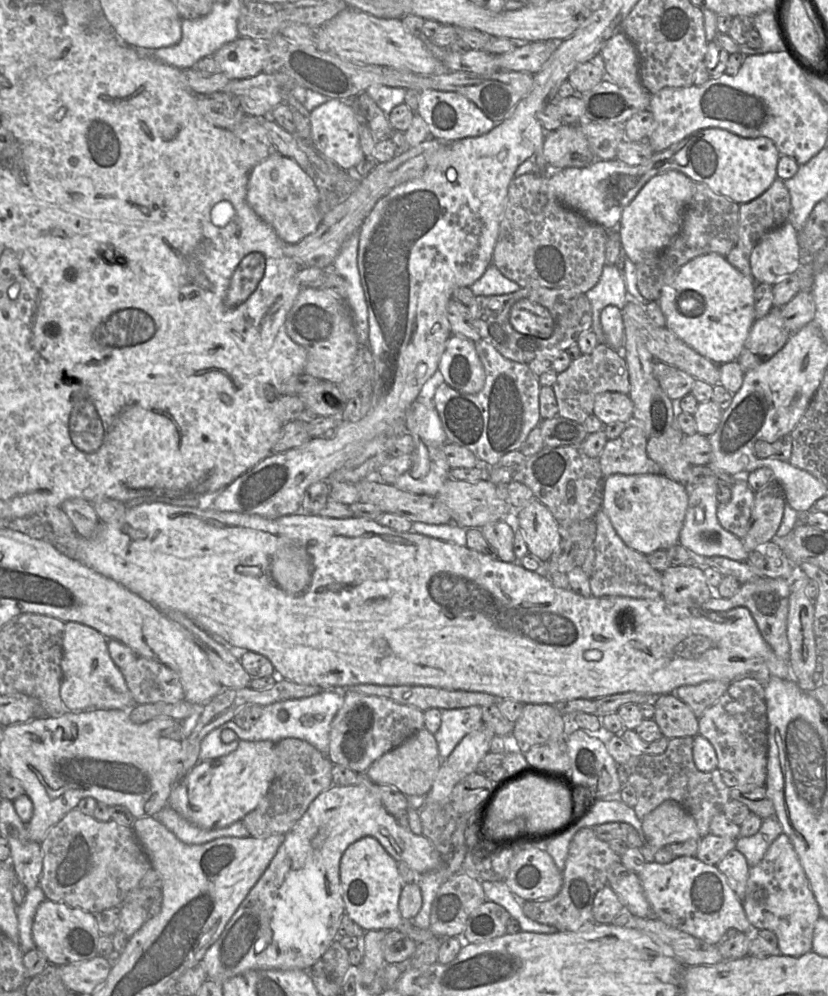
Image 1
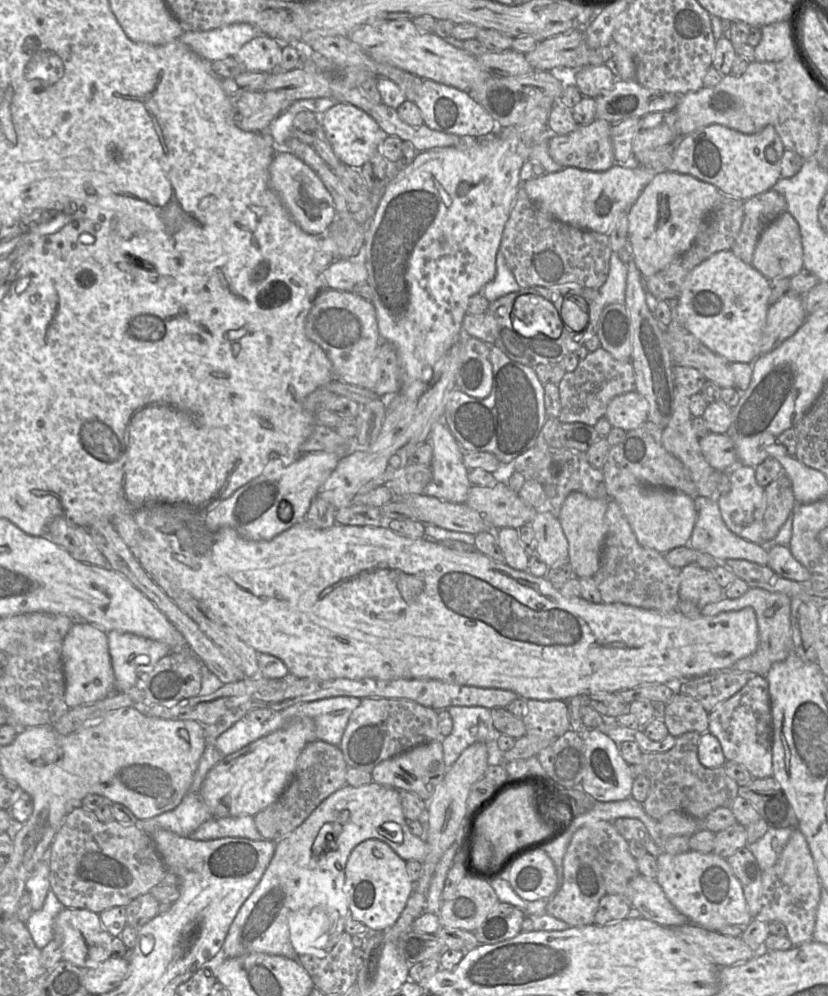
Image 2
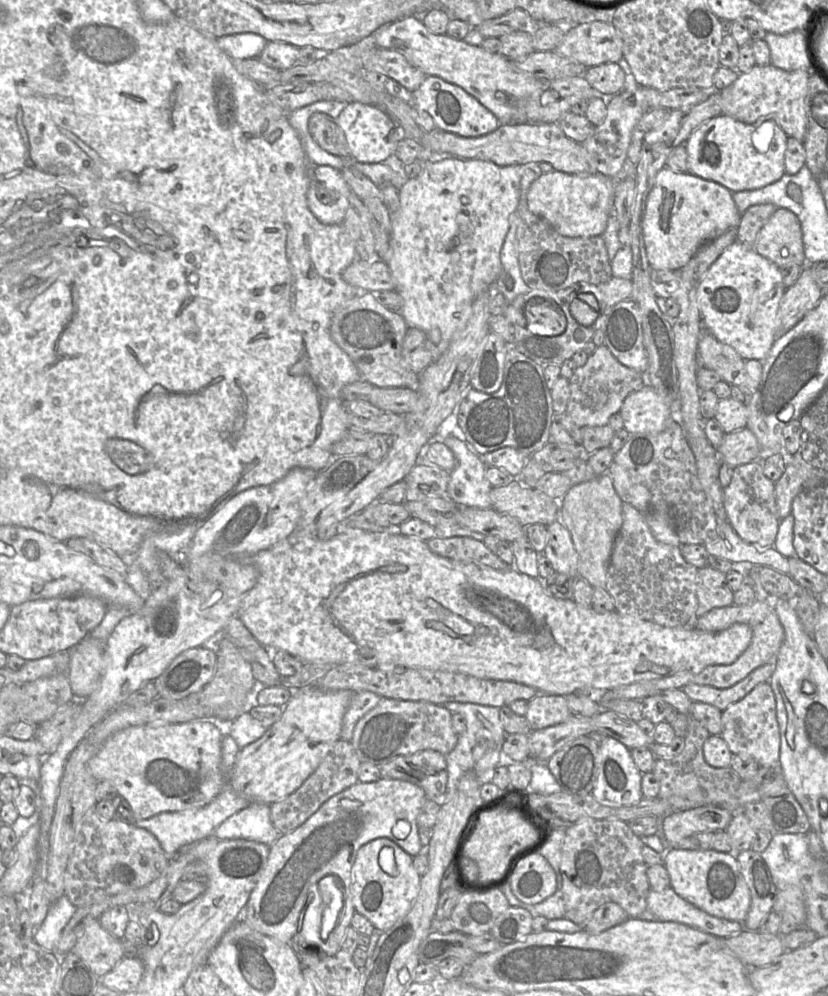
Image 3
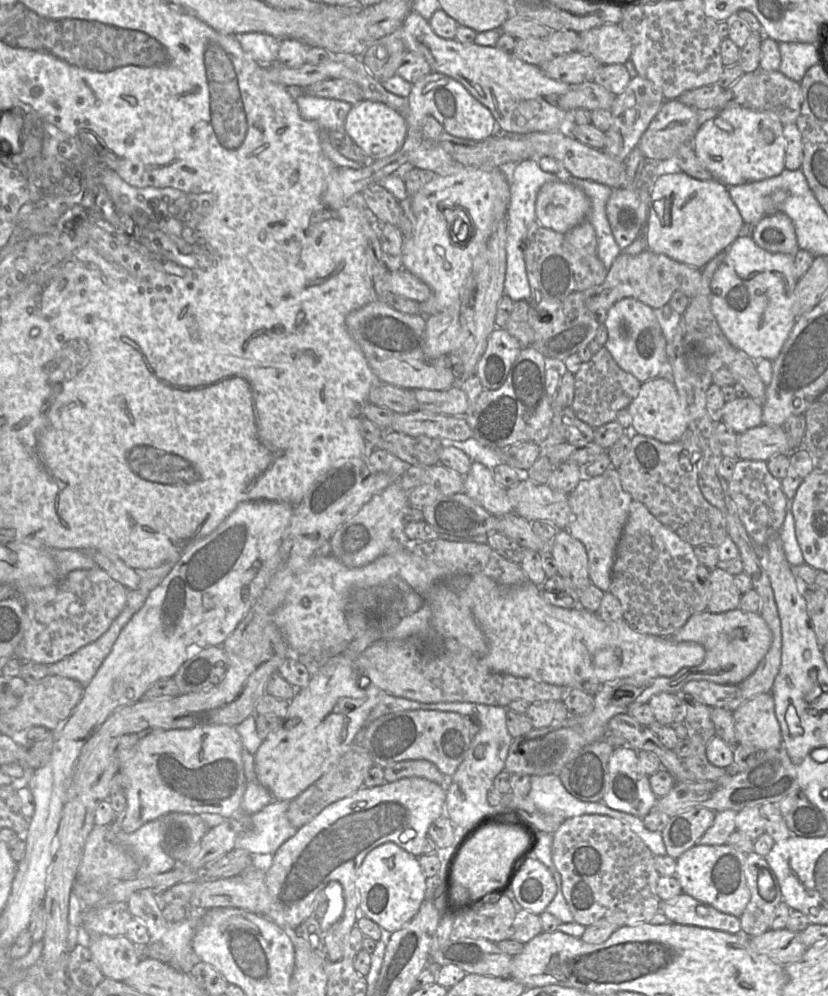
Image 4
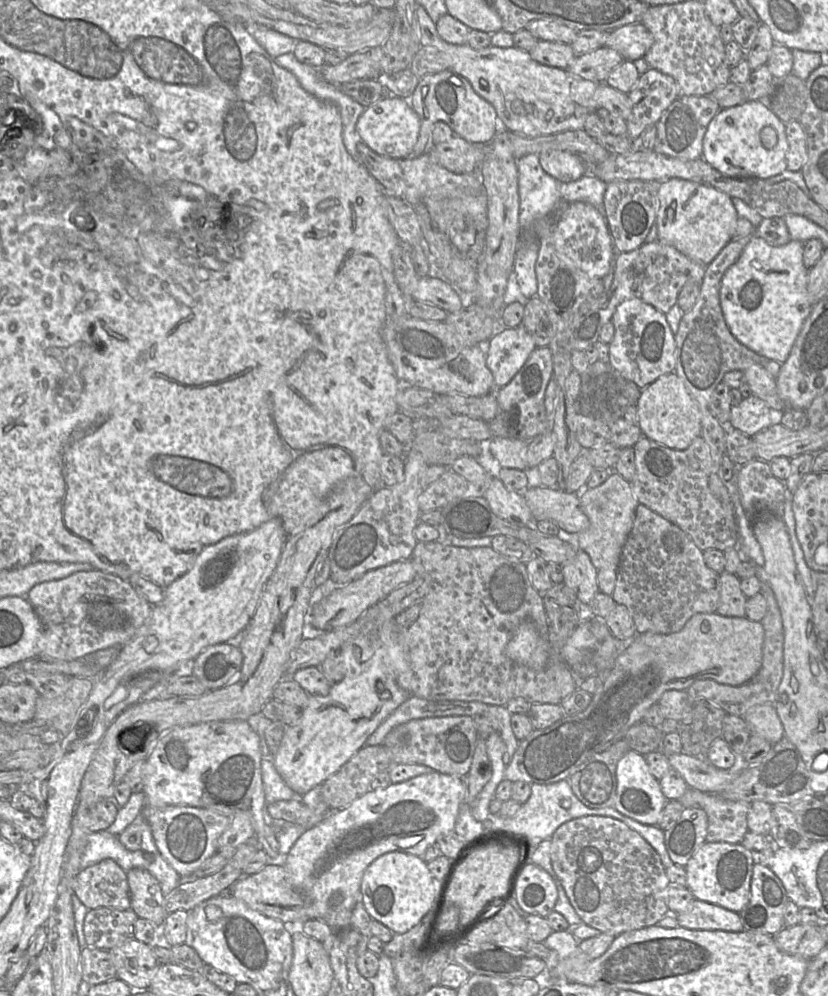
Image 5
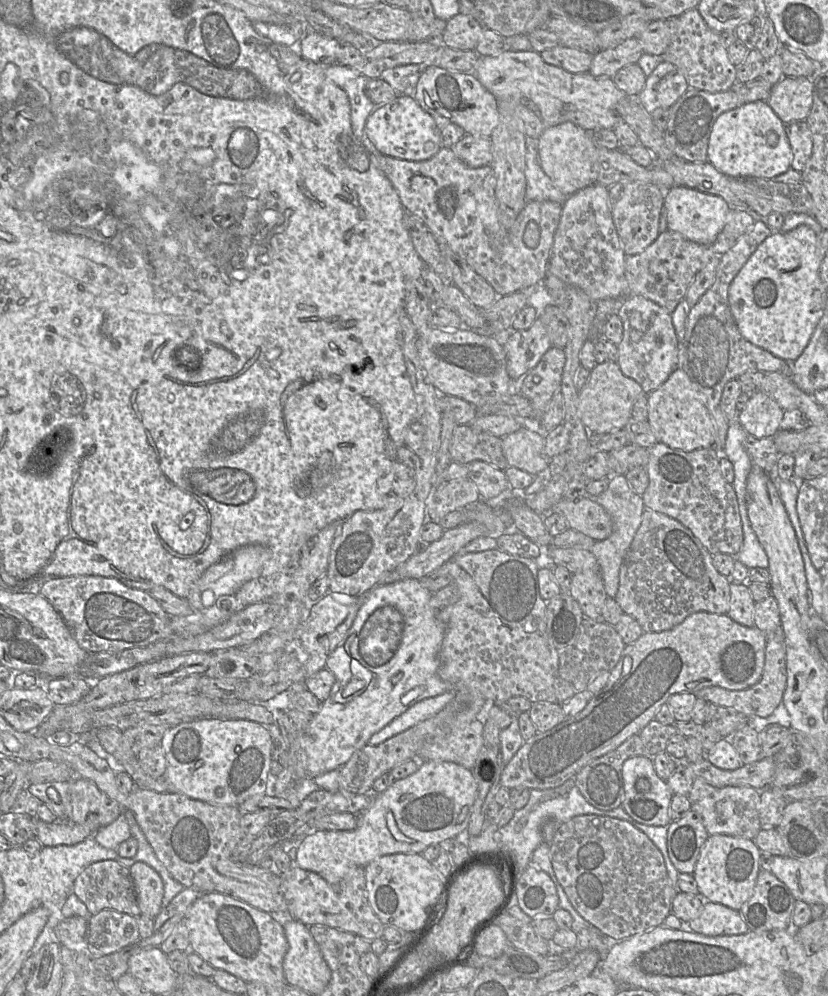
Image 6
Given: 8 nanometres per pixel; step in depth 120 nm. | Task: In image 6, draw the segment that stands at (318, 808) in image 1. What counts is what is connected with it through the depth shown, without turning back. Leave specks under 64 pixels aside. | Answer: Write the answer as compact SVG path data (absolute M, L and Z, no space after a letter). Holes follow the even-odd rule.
M419 761L417 771L404 779L395 780L374 803L359 816L356 829L351 831L316 830L307 835L297 849L296 864L315 872L331 884L339 883L352 869L366 867L384 855L422 853L428 846L455 838L467 829L472 806L477 797L477 783L470 769L450 761Z

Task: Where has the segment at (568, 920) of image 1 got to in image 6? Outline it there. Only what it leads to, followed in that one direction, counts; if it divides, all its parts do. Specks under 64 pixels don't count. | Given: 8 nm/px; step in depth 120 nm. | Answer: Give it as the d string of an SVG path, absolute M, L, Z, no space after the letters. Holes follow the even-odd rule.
M575 816L559 825L550 843L554 873L575 910L608 939L621 941L663 925L677 893L657 846L627 821Z

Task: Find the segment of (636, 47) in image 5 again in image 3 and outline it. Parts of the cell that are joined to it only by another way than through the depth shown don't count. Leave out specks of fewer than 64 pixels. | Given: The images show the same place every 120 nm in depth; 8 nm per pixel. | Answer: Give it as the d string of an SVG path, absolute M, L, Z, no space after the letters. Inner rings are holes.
M592 21L567 26L554 52L592 68L618 63L623 58L623 41L611 22Z

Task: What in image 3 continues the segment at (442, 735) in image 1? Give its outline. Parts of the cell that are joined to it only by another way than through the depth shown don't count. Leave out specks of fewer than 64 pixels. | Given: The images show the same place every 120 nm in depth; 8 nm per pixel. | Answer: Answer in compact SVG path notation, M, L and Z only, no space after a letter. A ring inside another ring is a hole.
M450 702L438 705L451 713L460 714L466 721L466 730L458 736L455 748L445 756L447 764L446 802L451 799L458 788L460 779L467 772L474 772L479 784L489 782L489 776L498 767L500 753L506 738L506 733L499 719L498 707L474 703Z

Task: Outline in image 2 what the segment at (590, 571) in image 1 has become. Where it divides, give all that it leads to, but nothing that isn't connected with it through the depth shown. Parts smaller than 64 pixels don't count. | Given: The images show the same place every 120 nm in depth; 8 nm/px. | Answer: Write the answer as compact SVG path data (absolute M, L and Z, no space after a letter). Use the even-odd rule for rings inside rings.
M613 499L609 500L606 519L608 531L600 555L599 569L593 576L596 586L600 591L602 602L606 604L621 603L661 613L677 611L681 569L670 566L663 554L639 544L626 516Z

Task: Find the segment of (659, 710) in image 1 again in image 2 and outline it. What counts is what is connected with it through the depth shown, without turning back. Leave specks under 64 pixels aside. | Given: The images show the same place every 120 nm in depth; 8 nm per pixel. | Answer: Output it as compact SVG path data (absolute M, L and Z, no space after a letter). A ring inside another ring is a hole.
M675 692L666 703L664 723L670 735L679 737L688 732L709 732L709 713L699 701Z

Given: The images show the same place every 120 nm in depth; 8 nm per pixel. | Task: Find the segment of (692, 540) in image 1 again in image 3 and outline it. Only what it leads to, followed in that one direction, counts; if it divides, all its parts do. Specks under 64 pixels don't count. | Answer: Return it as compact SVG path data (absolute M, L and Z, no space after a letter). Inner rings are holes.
M718 519L716 528L708 533L703 545L711 556L732 563L753 563L789 573L788 558L773 547L760 548L742 540L727 520Z

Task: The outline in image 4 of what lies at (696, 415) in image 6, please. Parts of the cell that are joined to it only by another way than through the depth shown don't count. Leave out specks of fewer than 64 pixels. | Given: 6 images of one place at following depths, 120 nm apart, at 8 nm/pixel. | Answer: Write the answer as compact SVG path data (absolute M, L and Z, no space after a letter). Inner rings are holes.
M668 374L643 382L638 395L627 409L632 416L633 433L652 437L663 443L678 441L688 429L688 413L685 403Z

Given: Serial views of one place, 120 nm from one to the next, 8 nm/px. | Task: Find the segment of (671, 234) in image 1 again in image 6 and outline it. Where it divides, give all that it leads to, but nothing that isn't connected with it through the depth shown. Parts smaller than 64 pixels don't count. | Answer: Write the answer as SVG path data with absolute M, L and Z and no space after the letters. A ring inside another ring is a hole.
M675 184L670 189L664 190L664 192L668 229L678 232L698 244L707 245L716 240L728 221L733 208L720 196L706 194L681 185Z

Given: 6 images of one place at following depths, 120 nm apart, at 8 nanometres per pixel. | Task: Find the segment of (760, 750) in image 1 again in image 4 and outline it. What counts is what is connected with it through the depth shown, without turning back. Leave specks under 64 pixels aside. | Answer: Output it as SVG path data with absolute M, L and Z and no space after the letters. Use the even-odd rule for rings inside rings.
M761 693L744 702L733 712L737 743L761 750L782 745L782 733L775 714L772 693Z

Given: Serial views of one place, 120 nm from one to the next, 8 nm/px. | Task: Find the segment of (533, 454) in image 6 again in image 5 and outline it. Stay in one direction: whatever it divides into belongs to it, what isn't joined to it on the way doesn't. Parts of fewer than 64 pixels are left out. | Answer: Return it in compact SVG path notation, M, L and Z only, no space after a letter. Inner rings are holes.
M493 437L490 439L490 452L502 467L526 471L526 451L529 440Z

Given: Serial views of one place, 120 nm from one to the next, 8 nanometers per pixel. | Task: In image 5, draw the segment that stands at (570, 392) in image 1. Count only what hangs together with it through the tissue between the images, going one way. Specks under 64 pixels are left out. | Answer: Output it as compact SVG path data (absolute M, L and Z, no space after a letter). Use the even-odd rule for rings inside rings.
M596 361L589 364L588 369L581 374L581 390L578 397L578 412L582 415L613 424L623 417L625 410L636 405L641 389L634 382L624 378L610 364L610 362Z

